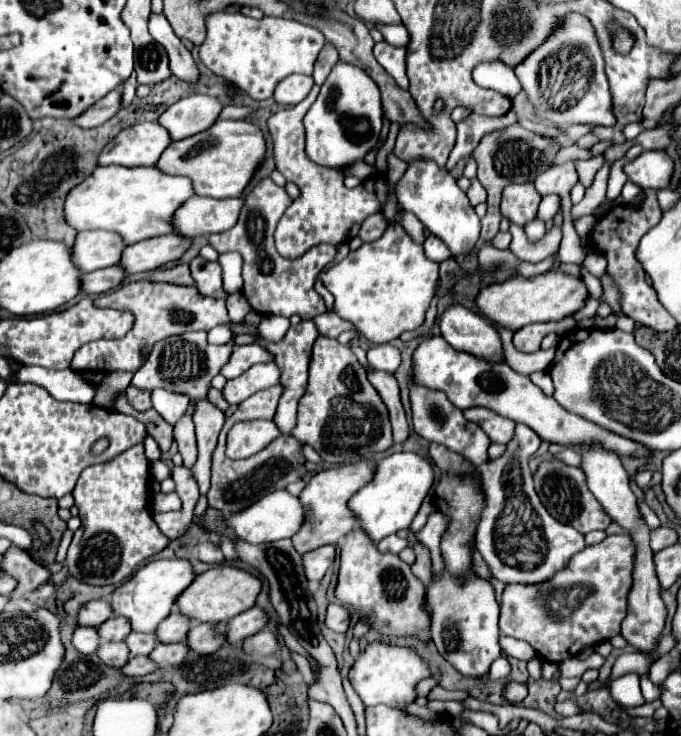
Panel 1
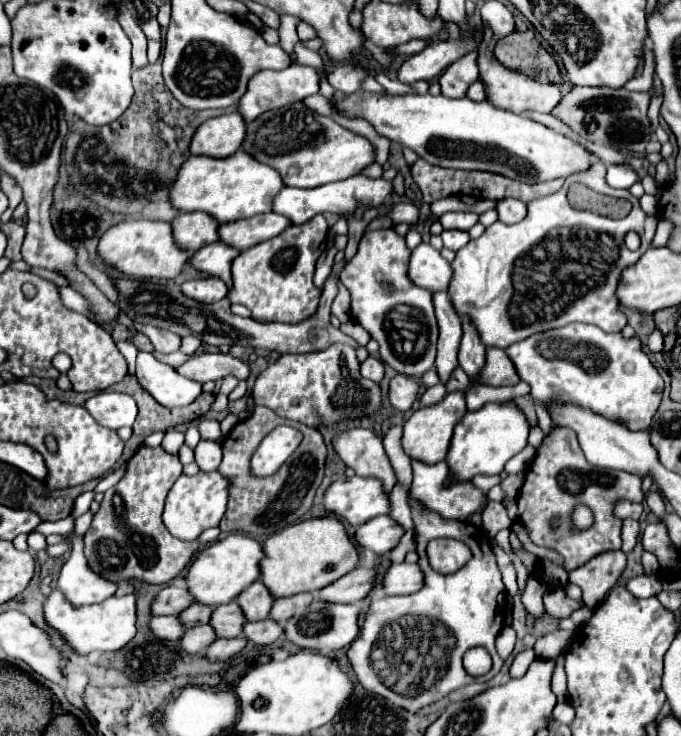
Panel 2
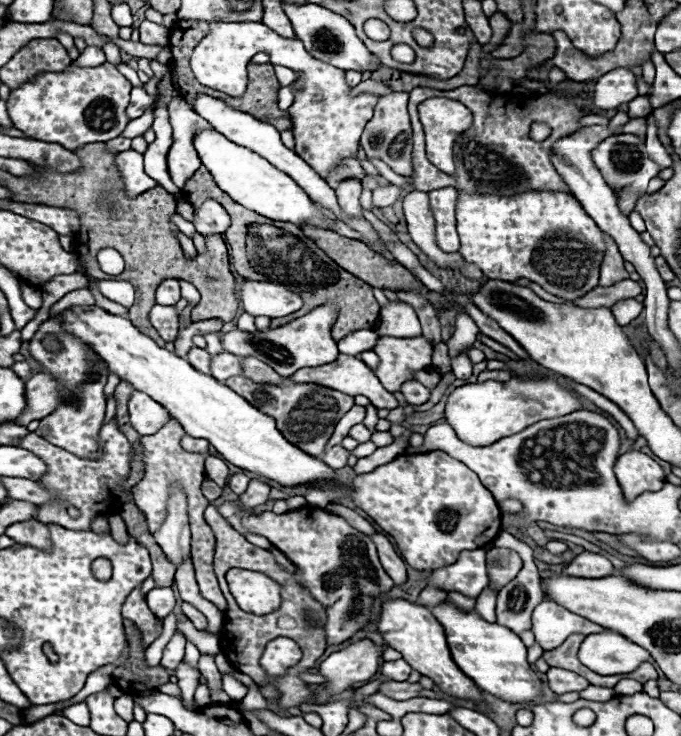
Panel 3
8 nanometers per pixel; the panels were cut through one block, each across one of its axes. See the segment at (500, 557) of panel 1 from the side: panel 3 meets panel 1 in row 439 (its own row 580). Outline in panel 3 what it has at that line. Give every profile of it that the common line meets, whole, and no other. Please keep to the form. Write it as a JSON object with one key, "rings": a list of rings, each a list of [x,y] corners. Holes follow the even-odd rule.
{"rings":[[[500,532],[496,536],[496,546],[502,546],[502,548],[514,548],[522,560],[524,560],[524,568],[518,572],[518,576],[508,582],[500,592],[498,592],[498,600],[496,600],[496,616],[498,616],[498,624],[500,626],[506,626],[510,628],[512,632],[520,634],[524,630],[530,630],[532,626],[532,610],[544,600],[544,592],[540,588],[540,574],[538,574],[538,568],[534,564],[534,558],[532,558],[532,548],[520,540],[516,540],[512,534],[508,532]]]}

